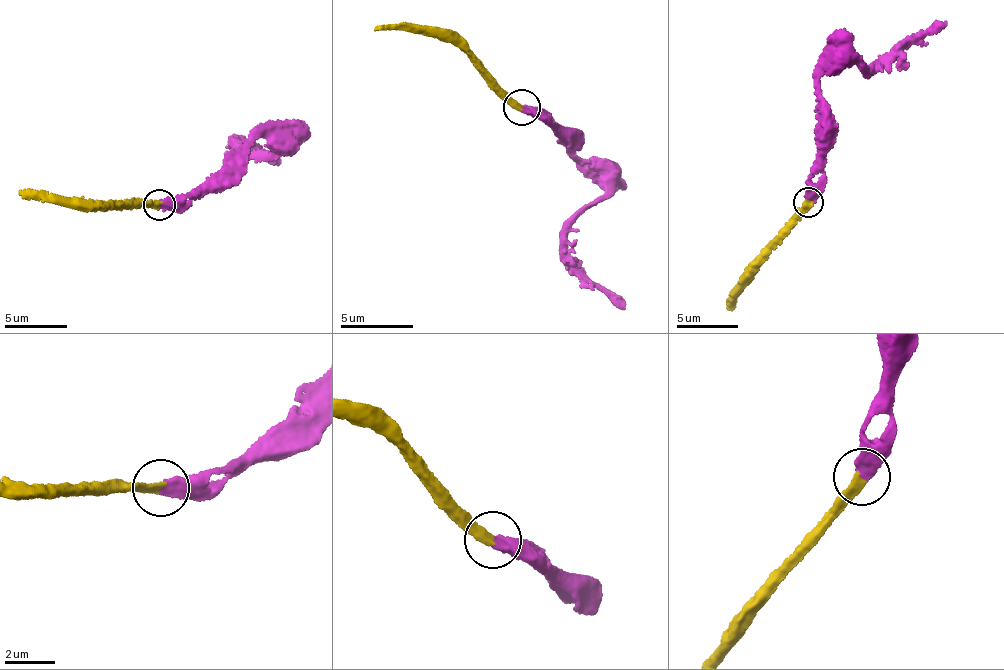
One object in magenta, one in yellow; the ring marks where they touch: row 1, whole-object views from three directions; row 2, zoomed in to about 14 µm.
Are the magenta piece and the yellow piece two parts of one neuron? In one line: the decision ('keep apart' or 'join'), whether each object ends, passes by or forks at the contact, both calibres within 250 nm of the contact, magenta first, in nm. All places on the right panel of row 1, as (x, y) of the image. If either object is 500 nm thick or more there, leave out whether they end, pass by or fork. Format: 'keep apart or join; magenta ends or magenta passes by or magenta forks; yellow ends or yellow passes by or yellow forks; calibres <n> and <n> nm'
join; magenta ends; yellow ends; calibres 460 and 360 nm

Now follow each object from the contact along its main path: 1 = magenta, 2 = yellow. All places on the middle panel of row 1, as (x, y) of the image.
1: (522, 108), (541, 114), (564, 148), (604, 179), (606, 194), (567, 238), (577, 273), (613, 292), (623, 311)
2: (522, 108), (497, 97), (467, 56), (450, 42), (381, 24), (373, 30)

